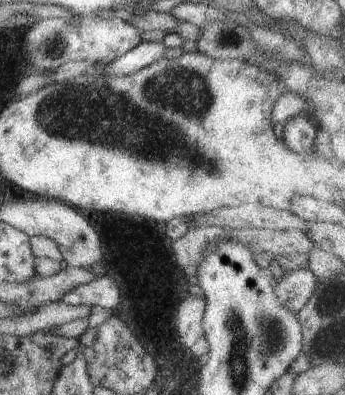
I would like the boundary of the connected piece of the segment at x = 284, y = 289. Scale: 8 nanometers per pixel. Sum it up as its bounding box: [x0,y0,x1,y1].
[274,268,318,313]

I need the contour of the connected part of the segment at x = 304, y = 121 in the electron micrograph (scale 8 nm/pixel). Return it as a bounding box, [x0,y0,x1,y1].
[280,115,317,154]

